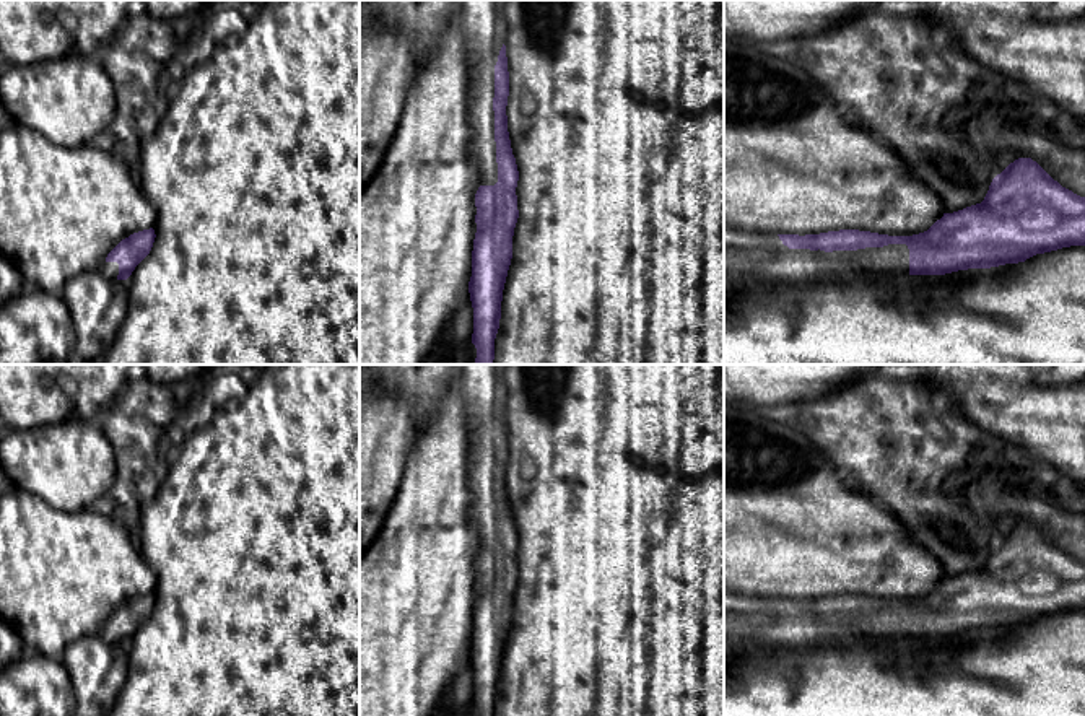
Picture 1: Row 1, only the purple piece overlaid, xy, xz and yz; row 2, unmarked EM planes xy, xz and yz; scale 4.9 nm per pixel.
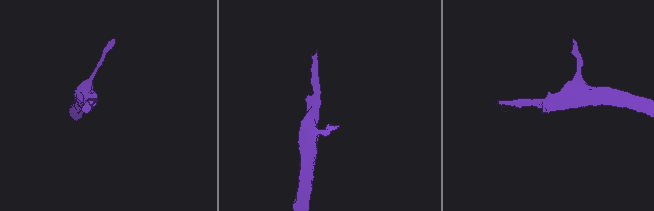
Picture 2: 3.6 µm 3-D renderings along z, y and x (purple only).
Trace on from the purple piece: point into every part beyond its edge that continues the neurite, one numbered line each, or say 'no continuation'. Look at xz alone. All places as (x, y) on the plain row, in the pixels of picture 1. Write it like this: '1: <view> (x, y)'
1: xz (483, 392)

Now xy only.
1: xy (109, 635)

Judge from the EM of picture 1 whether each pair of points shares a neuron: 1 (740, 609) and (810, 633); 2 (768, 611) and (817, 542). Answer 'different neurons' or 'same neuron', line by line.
1: same neuron
2: different neurons

